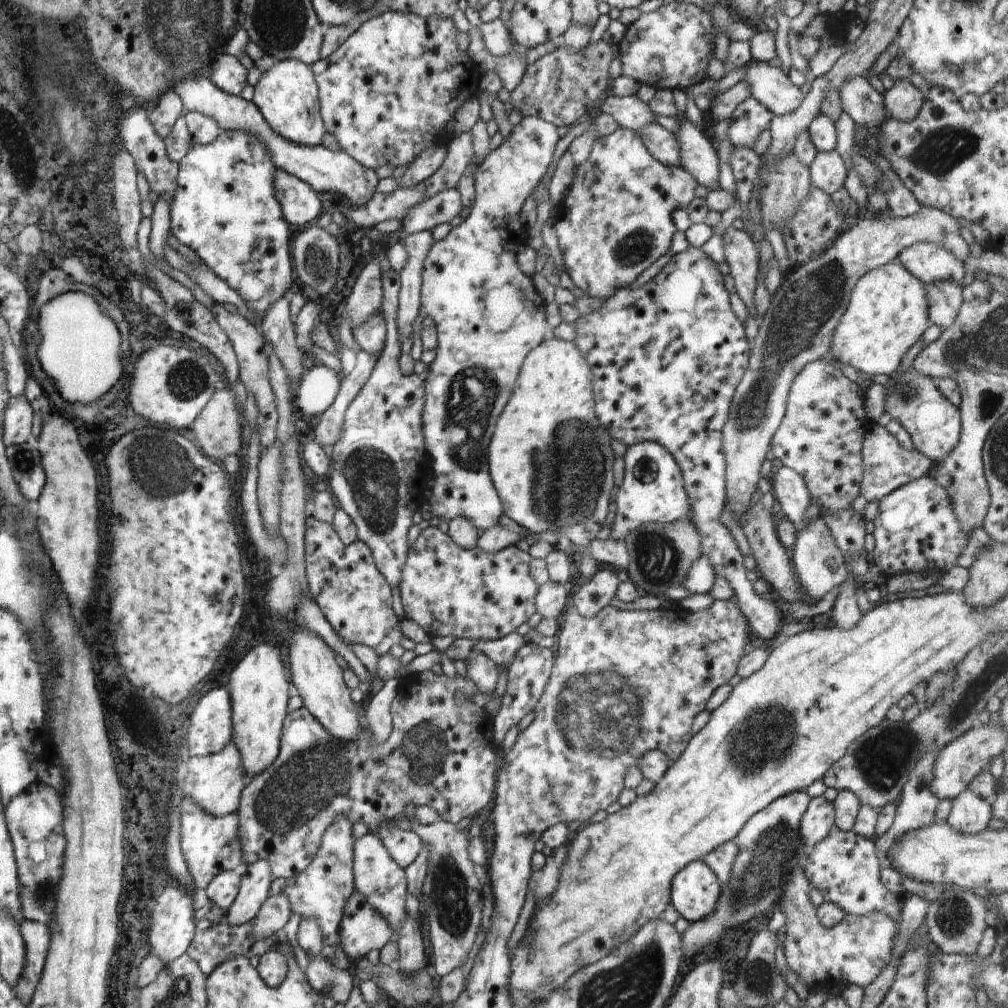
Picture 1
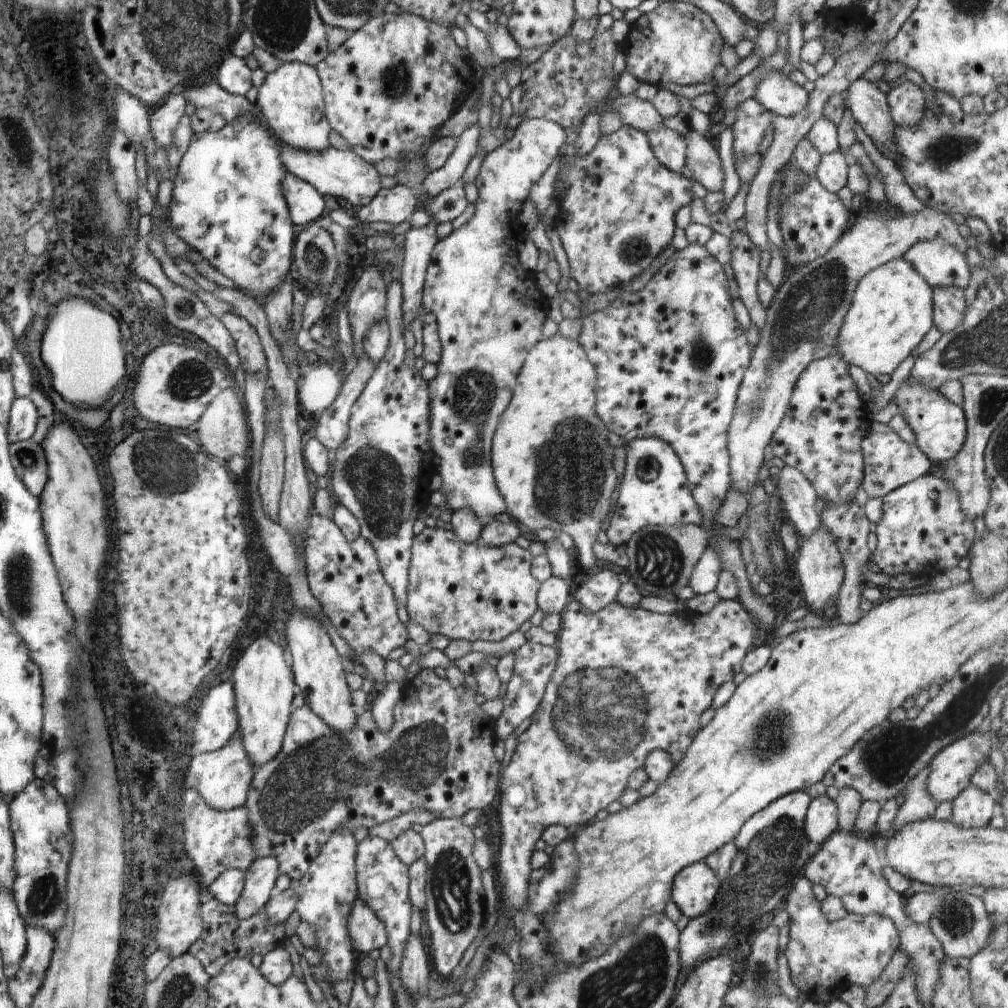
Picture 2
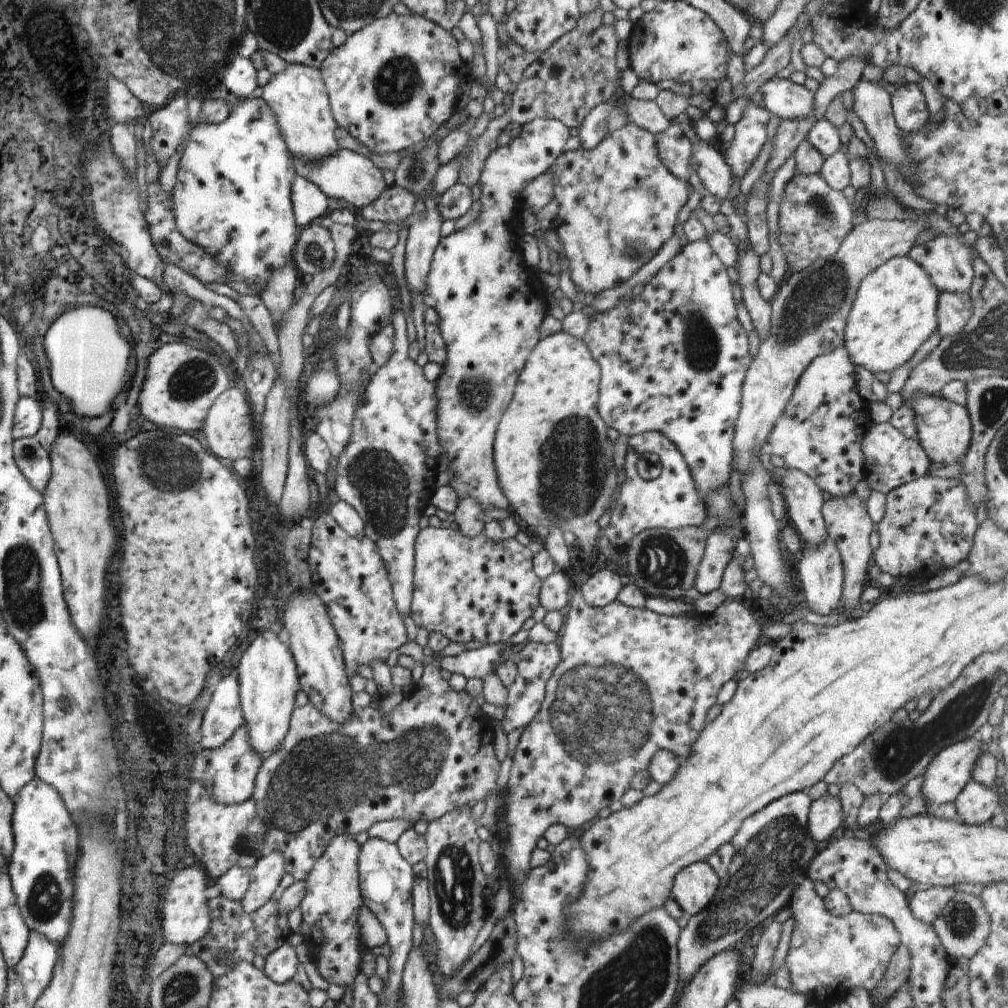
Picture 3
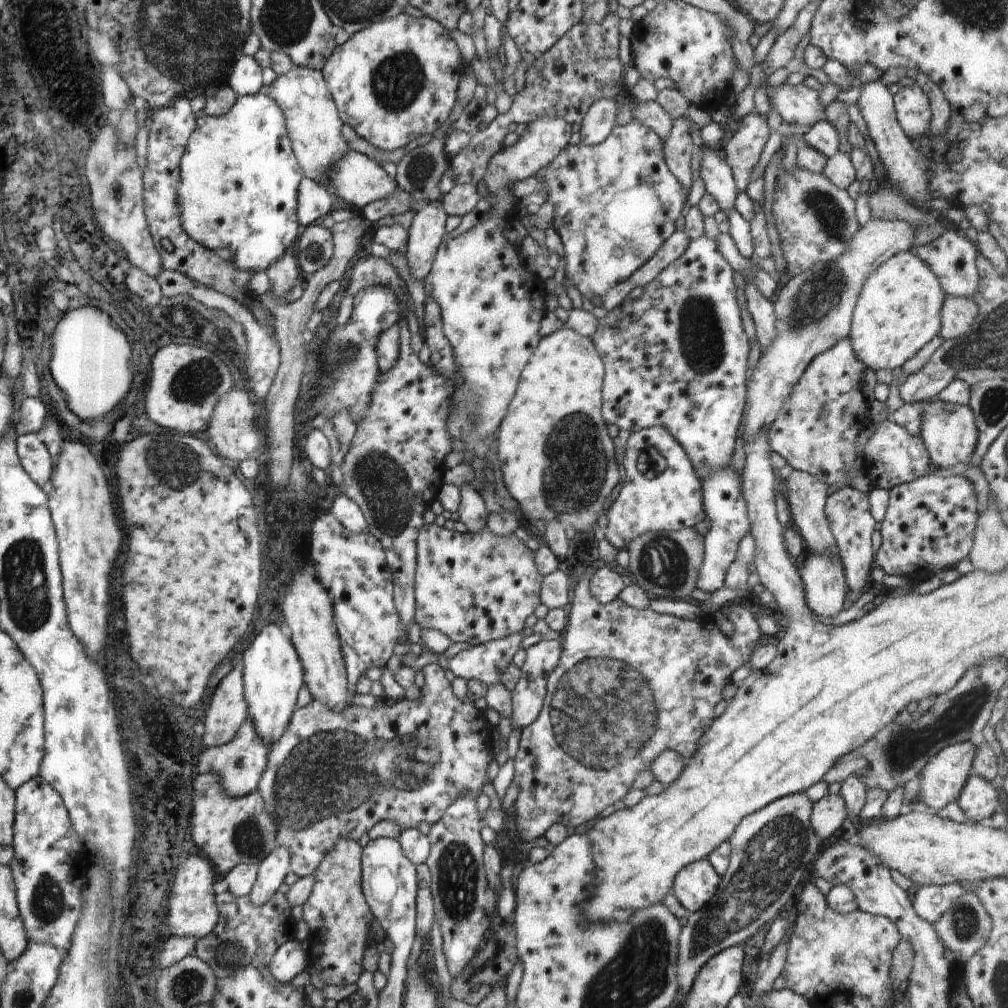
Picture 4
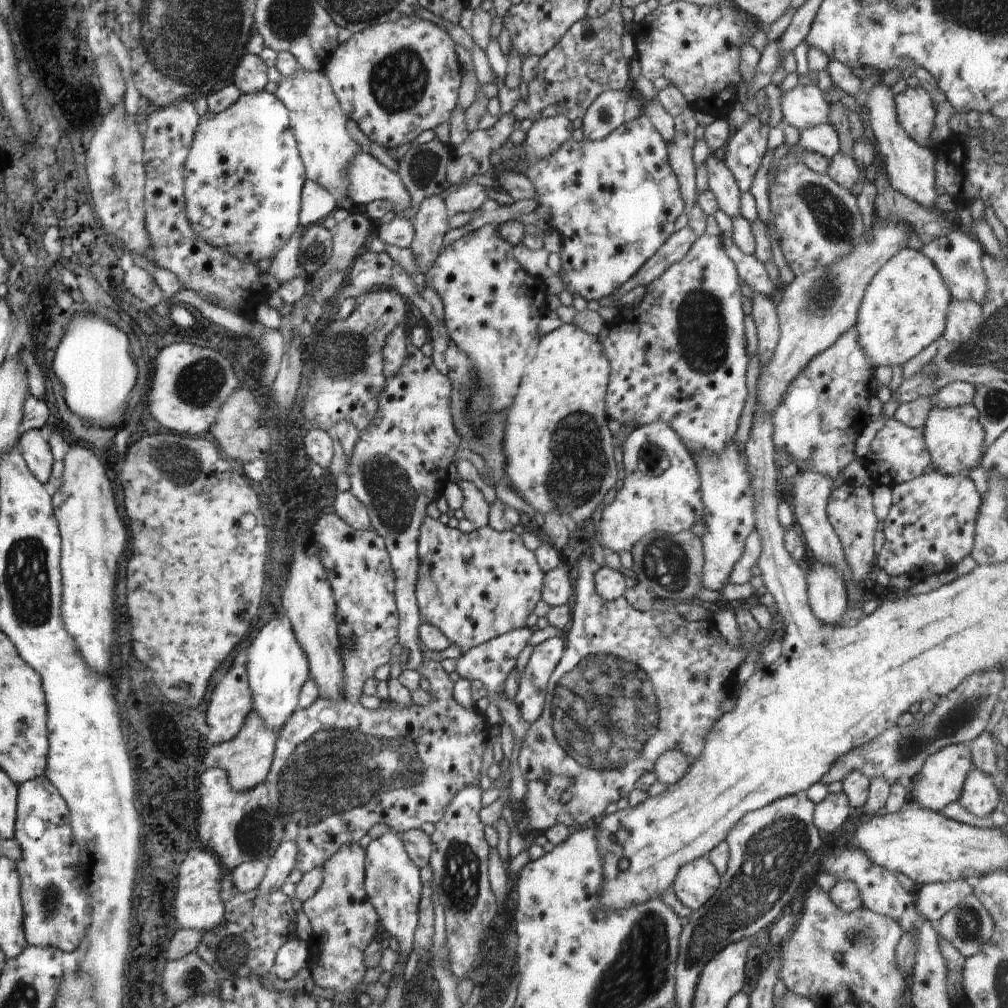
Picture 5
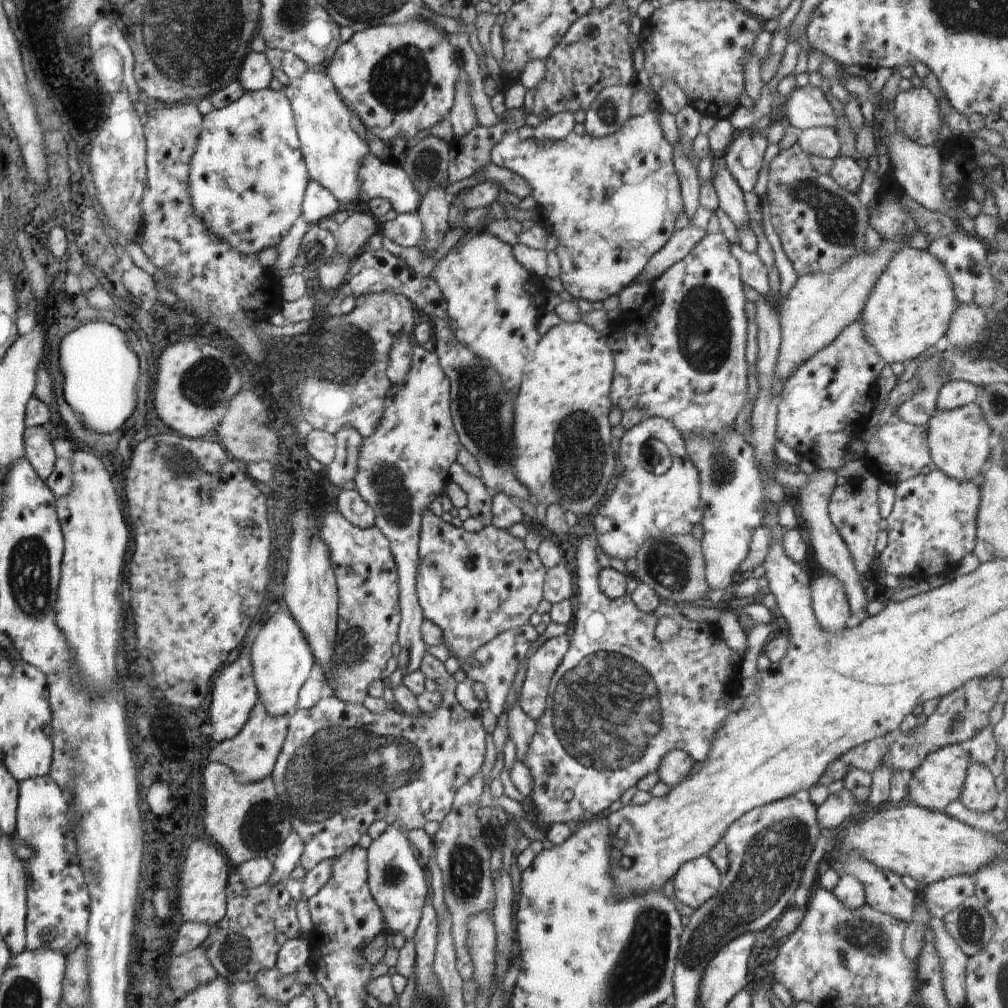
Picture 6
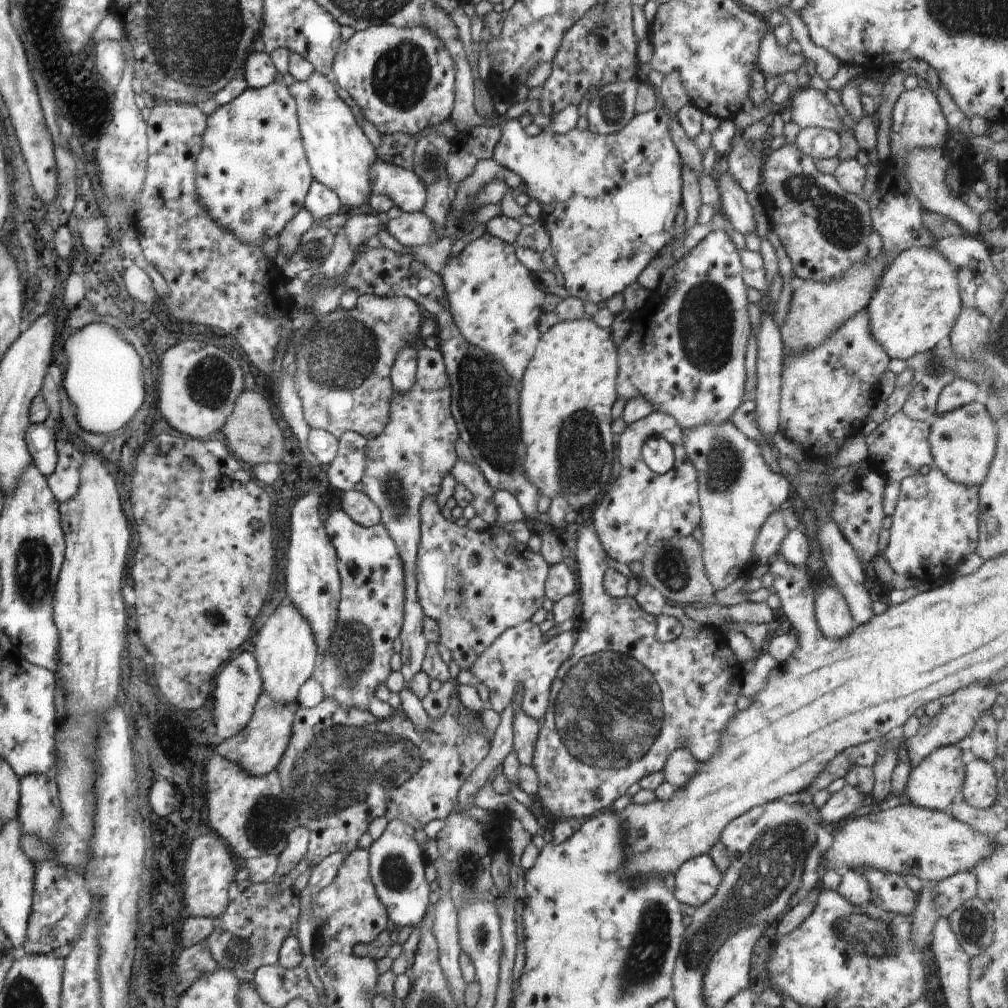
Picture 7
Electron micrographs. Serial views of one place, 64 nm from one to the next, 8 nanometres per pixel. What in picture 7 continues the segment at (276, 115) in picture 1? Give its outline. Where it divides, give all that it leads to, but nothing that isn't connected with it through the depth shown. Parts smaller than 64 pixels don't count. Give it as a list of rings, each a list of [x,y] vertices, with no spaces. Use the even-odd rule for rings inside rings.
[[[314,71],[288,88],[297,108],[299,131],[313,180],[333,190],[344,210],[369,202],[370,166],[378,160],[377,149],[364,134],[347,101],[336,92],[332,78]]]

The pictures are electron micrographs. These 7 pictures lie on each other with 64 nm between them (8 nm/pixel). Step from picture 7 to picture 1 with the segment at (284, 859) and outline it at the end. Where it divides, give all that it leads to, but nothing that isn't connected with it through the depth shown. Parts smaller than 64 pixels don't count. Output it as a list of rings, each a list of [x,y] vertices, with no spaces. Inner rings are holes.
[[[257,860],[244,866],[237,897],[227,910],[227,921],[232,926],[250,923],[269,897],[268,890],[273,880],[268,861]]]

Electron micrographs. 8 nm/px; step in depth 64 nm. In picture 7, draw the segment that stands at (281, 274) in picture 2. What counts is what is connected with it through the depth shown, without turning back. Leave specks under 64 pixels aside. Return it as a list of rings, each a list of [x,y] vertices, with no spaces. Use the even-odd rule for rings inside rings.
[[[272,83],[268,86],[251,89],[248,87],[240,96],[231,103],[219,106],[214,113],[207,116],[207,127],[202,137],[202,144],[195,160],[195,191],[197,201],[209,212],[209,216],[224,230],[229,230],[241,243],[250,246],[261,246],[272,236],[278,236],[284,227],[296,216],[299,210],[304,208],[305,196],[313,181],[310,165],[305,153],[299,122],[297,119],[297,108],[289,93],[289,88],[281,83]]]

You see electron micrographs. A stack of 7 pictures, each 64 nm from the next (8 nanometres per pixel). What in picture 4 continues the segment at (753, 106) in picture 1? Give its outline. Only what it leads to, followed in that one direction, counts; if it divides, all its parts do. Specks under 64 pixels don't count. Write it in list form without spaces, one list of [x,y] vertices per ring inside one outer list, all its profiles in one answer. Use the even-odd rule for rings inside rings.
[[[754,110],[738,121],[738,129],[726,138],[724,148],[727,165],[731,168],[735,185],[746,191],[752,169],[760,158],[769,137],[767,115]]]

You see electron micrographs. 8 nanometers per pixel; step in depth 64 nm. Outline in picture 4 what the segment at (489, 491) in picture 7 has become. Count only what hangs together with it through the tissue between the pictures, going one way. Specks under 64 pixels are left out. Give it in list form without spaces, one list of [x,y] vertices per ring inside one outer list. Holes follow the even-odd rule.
[[[464,483],[459,488],[461,501],[458,507],[459,520],[466,526],[469,533],[480,532],[487,526],[489,513],[484,501],[474,485]]]

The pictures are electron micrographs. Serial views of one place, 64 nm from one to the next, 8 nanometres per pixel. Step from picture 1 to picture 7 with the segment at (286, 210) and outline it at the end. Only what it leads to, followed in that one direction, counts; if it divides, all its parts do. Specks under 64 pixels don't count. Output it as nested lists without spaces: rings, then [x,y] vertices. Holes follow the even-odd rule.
[[[312,181],[305,196],[304,206],[313,216],[314,220],[321,218],[328,219],[333,214],[343,211],[343,204],[333,190],[320,184],[318,181]]]

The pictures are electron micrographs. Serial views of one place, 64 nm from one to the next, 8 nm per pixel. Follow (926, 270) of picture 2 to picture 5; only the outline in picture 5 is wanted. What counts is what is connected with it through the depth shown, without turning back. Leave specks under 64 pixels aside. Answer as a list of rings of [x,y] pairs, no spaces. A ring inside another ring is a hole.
[[[952,229],[943,237],[922,245],[918,251],[925,254],[941,272],[952,298],[959,301],[973,300],[981,306],[987,295],[987,278],[981,265],[981,258],[985,252],[978,239],[965,229]]]

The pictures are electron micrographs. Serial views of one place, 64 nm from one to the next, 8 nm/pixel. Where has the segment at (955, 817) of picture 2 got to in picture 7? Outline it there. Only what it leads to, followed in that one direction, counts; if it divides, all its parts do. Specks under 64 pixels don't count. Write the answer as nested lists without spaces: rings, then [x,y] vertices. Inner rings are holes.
[[[976,758],[965,766],[965,778],[959,794],[975,808],[991,808],[997,802],[998,780],[990,762]]]

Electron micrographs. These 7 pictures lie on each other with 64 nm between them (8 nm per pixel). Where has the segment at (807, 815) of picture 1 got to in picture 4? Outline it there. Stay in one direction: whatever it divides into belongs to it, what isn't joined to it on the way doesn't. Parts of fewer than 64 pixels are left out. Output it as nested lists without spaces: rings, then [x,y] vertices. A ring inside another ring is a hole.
[[[826,794],[813,803],[811,828],[820,842],[830,838],[848,817],[844,799],[839,794]]]

